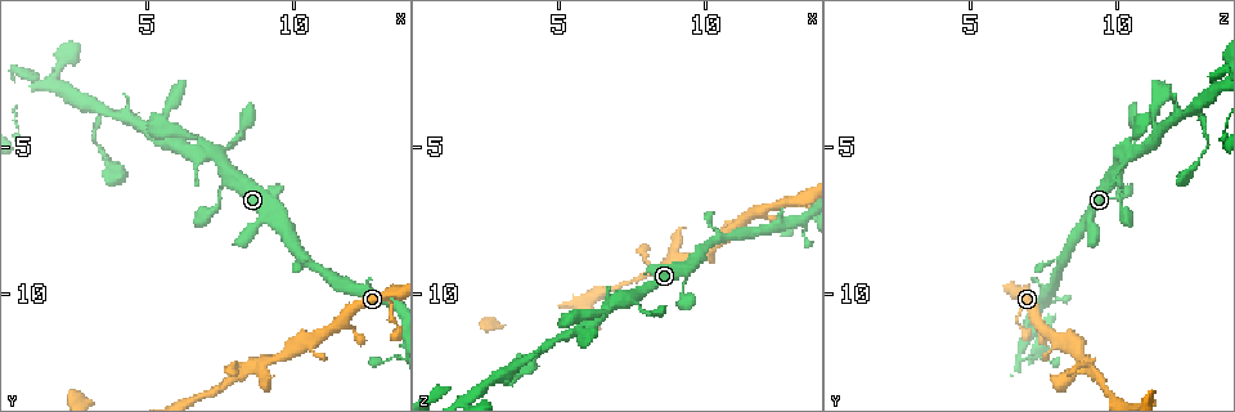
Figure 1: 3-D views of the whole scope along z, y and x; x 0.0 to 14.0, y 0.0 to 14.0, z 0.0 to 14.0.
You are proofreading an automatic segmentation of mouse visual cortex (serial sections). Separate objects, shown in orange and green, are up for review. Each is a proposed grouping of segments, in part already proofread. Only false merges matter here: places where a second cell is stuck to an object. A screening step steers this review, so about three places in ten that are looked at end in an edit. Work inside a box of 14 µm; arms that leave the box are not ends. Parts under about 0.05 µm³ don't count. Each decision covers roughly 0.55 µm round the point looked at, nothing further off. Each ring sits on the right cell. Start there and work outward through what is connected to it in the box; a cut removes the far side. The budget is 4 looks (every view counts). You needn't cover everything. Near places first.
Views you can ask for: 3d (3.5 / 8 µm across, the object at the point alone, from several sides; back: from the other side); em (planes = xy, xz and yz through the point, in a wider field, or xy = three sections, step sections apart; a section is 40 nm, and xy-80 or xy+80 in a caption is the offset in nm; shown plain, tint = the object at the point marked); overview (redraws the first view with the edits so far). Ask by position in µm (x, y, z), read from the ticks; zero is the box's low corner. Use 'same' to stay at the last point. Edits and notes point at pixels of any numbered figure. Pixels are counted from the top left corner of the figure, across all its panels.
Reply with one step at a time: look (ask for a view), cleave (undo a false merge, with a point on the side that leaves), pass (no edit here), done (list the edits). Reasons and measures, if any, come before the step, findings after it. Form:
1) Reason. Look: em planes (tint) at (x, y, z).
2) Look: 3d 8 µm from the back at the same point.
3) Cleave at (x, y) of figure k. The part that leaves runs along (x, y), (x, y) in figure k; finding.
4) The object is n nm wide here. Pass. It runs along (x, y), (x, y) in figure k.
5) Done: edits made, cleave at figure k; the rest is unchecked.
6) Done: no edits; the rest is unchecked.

Sharp bend. Look: em xy step 5 (tint) at (8.3, 12.3, 9.1).

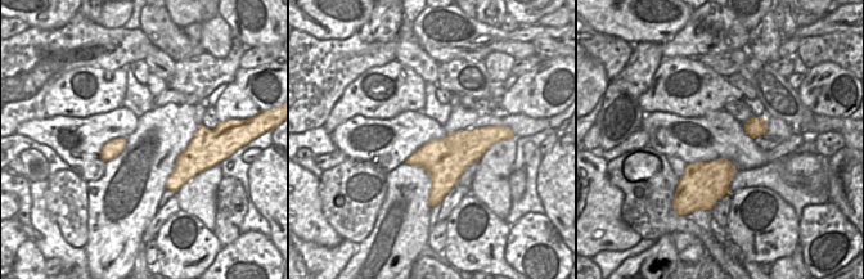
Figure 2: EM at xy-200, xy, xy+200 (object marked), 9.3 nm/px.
See where the arms go. Look: 3d 3.5 µm at the same point.

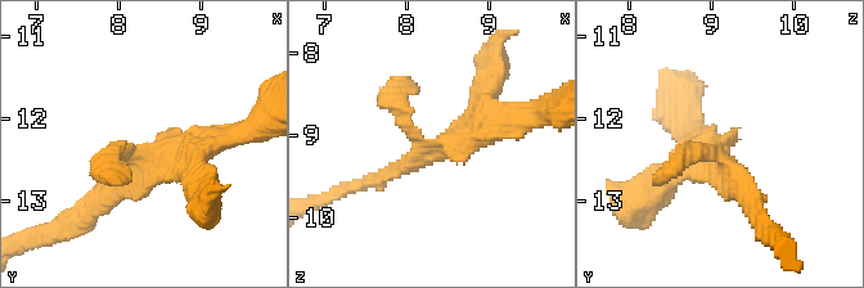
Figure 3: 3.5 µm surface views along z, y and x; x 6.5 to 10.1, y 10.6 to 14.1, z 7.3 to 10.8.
Pass. It runs along (225, 136), (118, 148), (107, 172) in figure 3; all the same cell.

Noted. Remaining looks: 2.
Narrows sharply. Look: 3d 3.5 µm at (7.0, 5.2, 10.2).

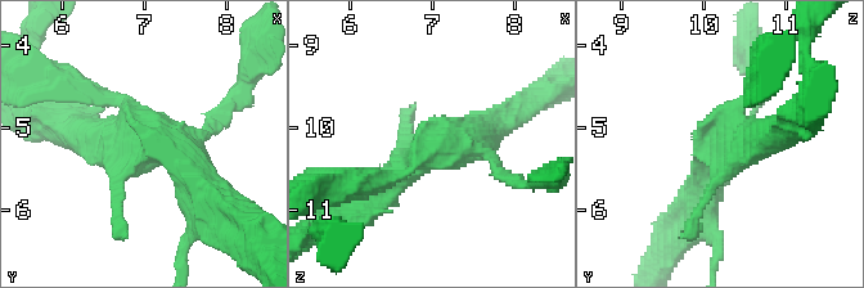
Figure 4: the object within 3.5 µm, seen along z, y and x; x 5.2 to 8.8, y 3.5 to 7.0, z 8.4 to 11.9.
Look: em xy step 1 (tint) at (7.05, 5.15, 10.25).

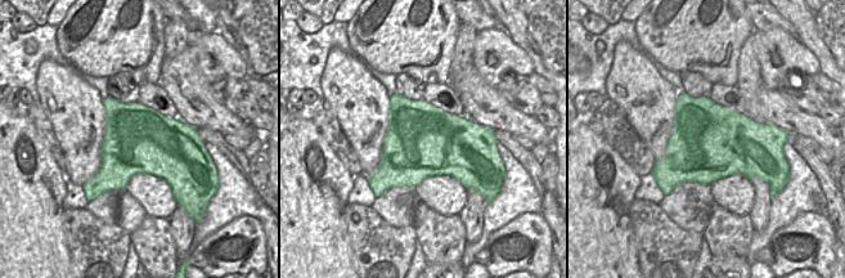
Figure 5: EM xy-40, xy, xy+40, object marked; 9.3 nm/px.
Pass. It runs along (498, 122), (422, 154), (367, 198) in figure 4; continuous, no second cell.

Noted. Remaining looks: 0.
Done: no edits; the rest is unchecked.

